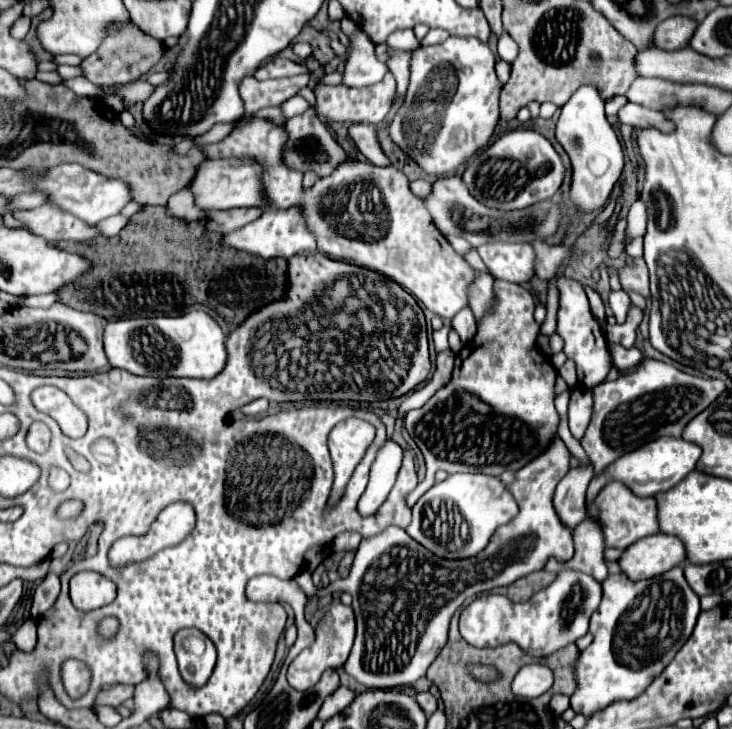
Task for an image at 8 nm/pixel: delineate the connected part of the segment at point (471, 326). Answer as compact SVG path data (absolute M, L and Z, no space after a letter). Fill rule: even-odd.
M463 308L459 314L455 314L451 324L459 332L463 344L467 344L475 336L475 332L477 332L477 322L475 322L475 316L473 316L471 308Z

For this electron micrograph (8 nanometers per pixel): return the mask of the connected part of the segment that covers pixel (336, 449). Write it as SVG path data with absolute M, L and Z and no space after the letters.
M347 418L331 430L329 452L333 460L334 483L330 505L337 503L343 496L347 482L362 460L363 452L373 442L375 433L375 428L370 423L359 418Z

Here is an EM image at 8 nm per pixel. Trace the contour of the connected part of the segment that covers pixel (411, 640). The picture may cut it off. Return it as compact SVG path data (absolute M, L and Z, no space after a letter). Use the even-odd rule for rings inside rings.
M553 436L547 450L531 460L531 464L523 466L517 472L517 480L507 486L509 492L515 496L519 504L519 514L505 526L497 528L489 546L467 560L443 560L435 554L427 552L419 542L411 540L411 536L401 528L387 528L379 536L361 540L349 576L335 582L339 592L349 592L353 596L353 612L357 620L357 636L353 650L345 662L345 670L367 688L395 688L395 686L409 686L415 684L419 678L425 676L431 662L439 656L443 644L447 642L449 622L455 610L467 600L483 592L483 584L489 584L489 590L497 586L509 586L515 580L543 570L549 558L557 562L567 562L573 556L573 538L571 530L563 526L555 508L553 508L553 492L559 484L561 476L565 476L571 468L569 462L571 454L559 436Z

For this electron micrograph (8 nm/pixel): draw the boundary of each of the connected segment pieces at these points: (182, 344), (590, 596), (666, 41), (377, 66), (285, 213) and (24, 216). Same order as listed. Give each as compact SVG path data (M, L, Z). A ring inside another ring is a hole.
M195 310L175 318L127 318L127 320L111 320L103 334L105 354L113 368L125 368L131 374L139 376L155 376L155 378L213 378L223 370L227 362L225 352L225 334L219 324L205 312Z
M563 570L549 588L539 590L525 604L515 604L499 594L485 594L473 600L461 612L459 630L461 636L475 648L495 648L515 642L531 656L547 656L587 634L589 618L599 606L599 600L601 584L595 578L577 570Z
M671 16L655 30L655 46L661 50L685 48L697 30L697 22L687 16Z
M357 30L357 34L351 40L353 52L349 54L343 70L342 83L347 86L369 86L379 82L387 72L387 64L379 62L375 58L375 46L371 40L365 38L363 30Z
M267 208L263 210L263 214L245 224L243 228L223 234L223 238L219 240L221 246L233 246L237 250L249 252L249 254L257 254L261 258L289 258L301 252L317 252L317 244L315 244L315 236L311 236L311 232L305 228L303 224L303 216L299 214L299 208L291 208L291 210L275 210L275 208Z
M43 204L33 210L15 212L13 216L19 222L23 222L29 232L35 232L35 236L45 238L47 242L59 242L59 240L83 242L89 240L91 236L99 236L99 232L93 226L83 224L83 220L67 212L59 212L59 208L53 204Z

